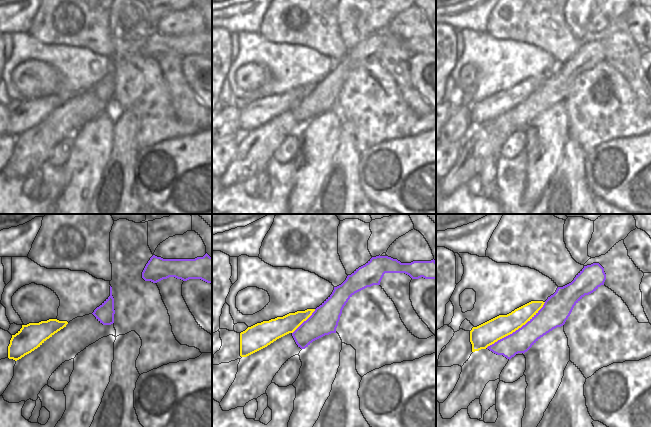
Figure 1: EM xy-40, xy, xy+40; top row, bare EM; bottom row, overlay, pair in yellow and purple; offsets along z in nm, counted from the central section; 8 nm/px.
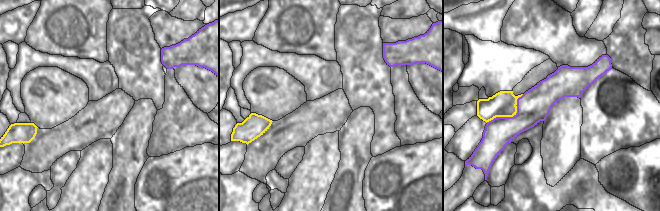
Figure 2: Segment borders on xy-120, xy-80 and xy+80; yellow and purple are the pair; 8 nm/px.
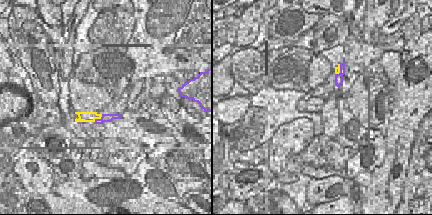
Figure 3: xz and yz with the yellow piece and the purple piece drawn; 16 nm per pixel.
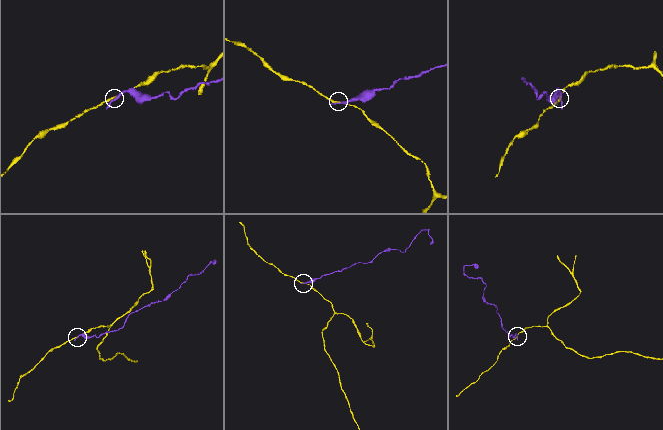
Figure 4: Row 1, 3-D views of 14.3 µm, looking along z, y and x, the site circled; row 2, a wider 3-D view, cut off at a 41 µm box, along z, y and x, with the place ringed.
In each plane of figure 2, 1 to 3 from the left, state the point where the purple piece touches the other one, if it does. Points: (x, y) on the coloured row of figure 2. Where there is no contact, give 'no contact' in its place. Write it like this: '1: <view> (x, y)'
1: no contact
2: no contact
3: xy+80 (510, 116)

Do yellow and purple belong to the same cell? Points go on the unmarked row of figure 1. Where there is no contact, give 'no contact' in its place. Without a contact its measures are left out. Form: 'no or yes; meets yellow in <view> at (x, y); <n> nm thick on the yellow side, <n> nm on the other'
no; meets yellow in xy+40 at (516, 105); 190 nm thick on the yellow side, 190 nm on the other

